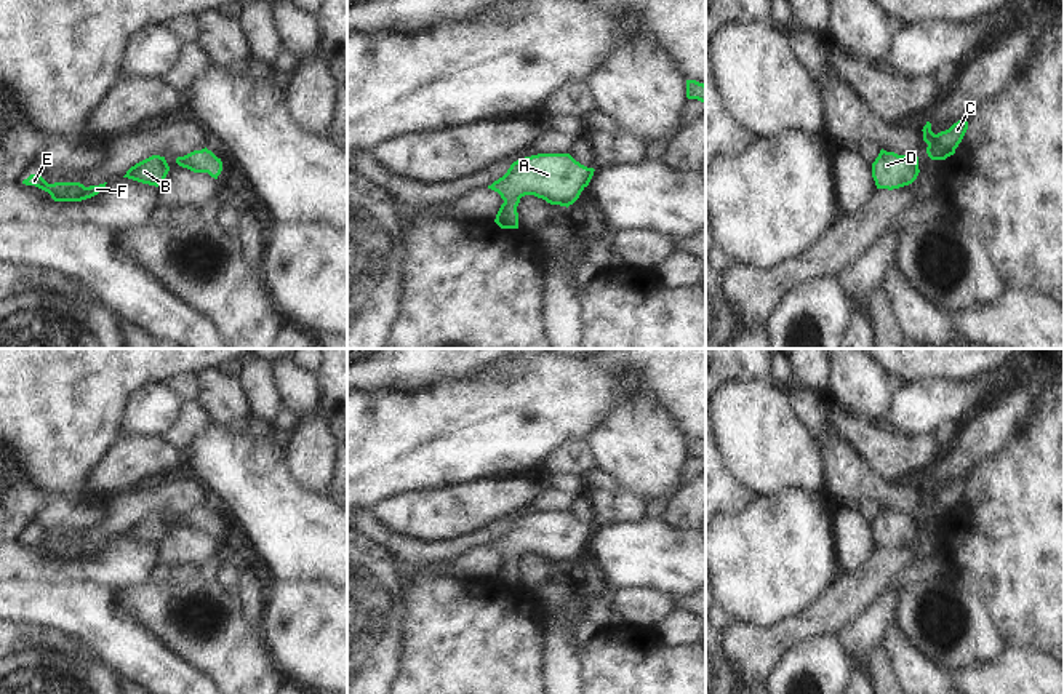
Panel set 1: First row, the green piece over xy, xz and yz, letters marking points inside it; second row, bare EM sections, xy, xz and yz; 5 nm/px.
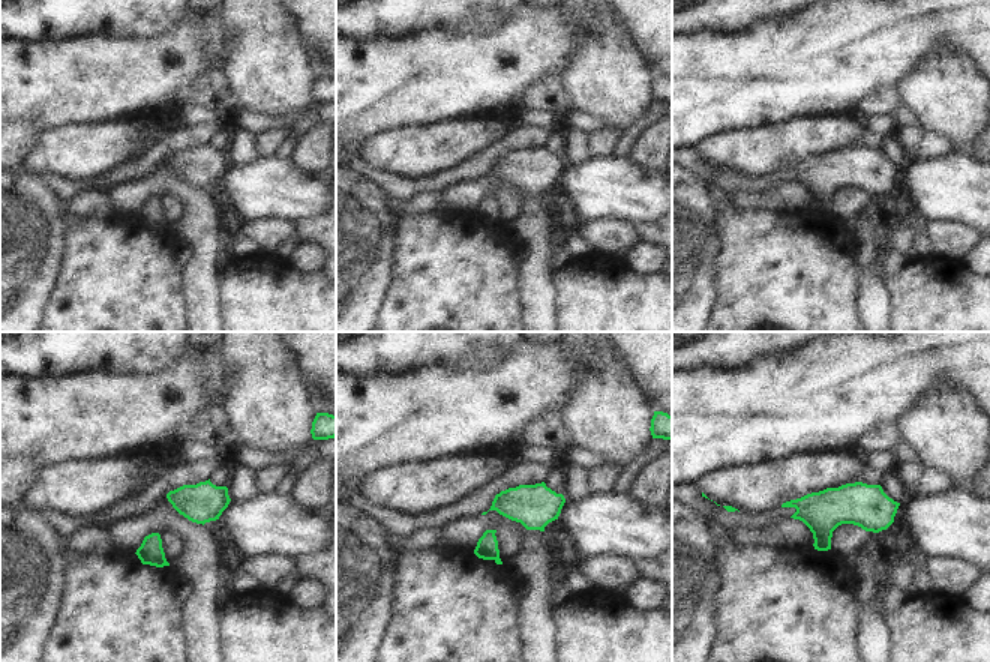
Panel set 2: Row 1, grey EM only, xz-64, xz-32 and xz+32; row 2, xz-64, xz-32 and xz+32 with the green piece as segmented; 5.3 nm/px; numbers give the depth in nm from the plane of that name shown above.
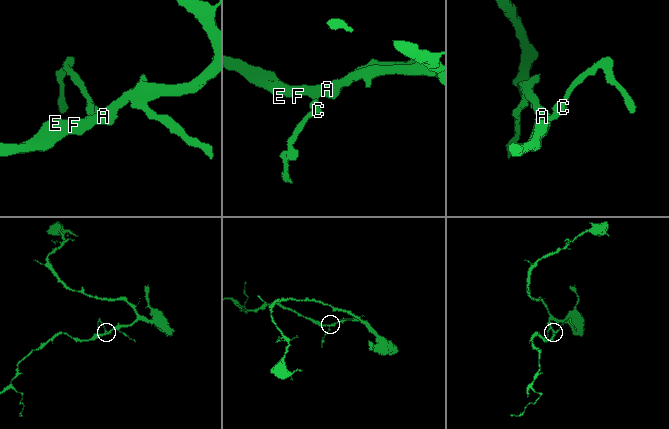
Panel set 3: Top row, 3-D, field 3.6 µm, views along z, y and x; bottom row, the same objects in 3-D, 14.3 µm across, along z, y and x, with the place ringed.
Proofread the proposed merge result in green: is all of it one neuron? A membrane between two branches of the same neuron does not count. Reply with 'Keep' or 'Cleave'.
Keep

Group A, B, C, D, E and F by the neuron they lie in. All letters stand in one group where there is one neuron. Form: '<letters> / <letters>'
A B C D E F

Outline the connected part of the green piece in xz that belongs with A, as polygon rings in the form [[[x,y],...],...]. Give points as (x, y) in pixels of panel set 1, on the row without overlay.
[[[538,512],[514,520],[502,536],[488,544],[504,558],[494,580],[501,587],[518,587],[517,564],[525,553],[568,566],[589,544],[594,529],[570,512]]]

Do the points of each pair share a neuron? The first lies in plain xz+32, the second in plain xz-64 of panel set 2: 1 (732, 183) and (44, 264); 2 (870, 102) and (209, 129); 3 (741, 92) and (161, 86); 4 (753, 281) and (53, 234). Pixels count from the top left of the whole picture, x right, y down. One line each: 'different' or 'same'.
1: different
2: different
3: same
4: different

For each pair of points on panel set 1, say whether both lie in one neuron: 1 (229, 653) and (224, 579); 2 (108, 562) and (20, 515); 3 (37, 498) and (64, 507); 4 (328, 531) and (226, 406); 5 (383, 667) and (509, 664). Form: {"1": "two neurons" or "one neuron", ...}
{"1": "two neurons", "2": "two neurons", "3": "two neurons", "4": "two neurons", "5": "two neurons"}

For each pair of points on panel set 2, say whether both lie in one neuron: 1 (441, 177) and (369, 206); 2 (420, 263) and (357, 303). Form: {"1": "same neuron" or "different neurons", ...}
{"1": "different neurons", "2": "different neurons"}

